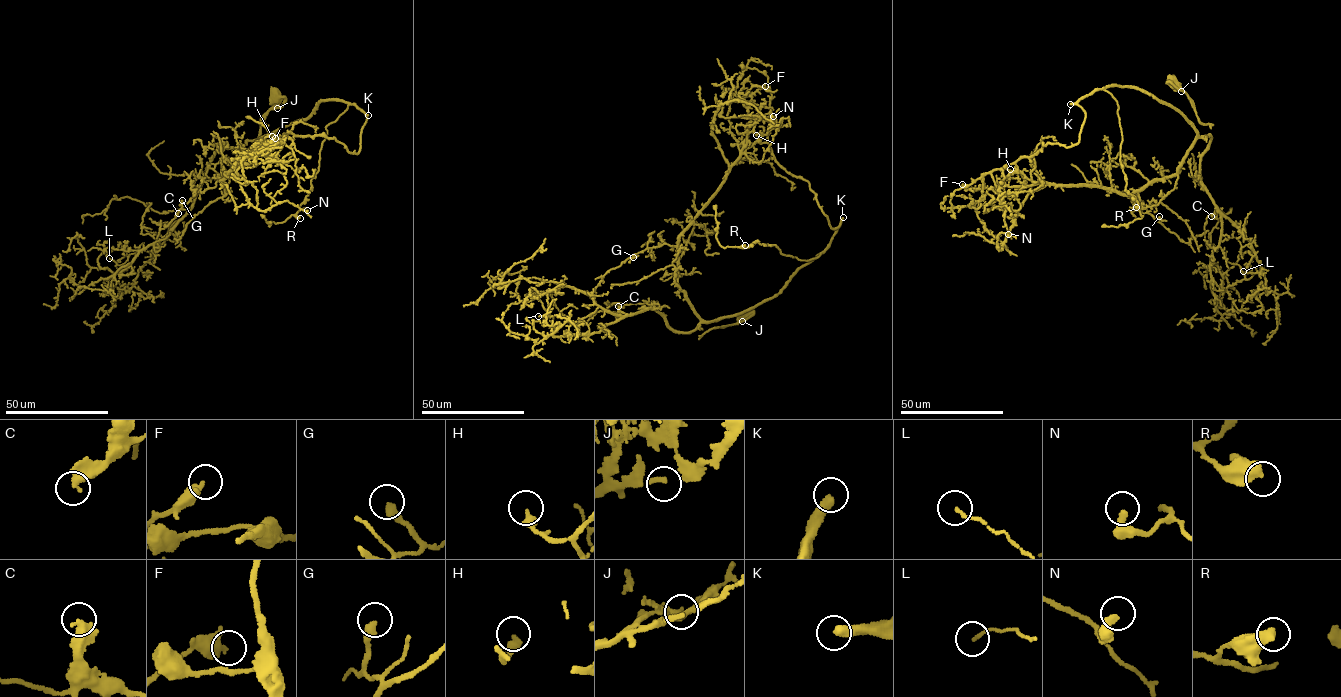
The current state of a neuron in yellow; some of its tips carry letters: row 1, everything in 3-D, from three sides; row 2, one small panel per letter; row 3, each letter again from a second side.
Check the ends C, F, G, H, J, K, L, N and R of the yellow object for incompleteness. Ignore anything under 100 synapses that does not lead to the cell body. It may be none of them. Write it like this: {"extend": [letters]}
{"extend": ["K"]}

